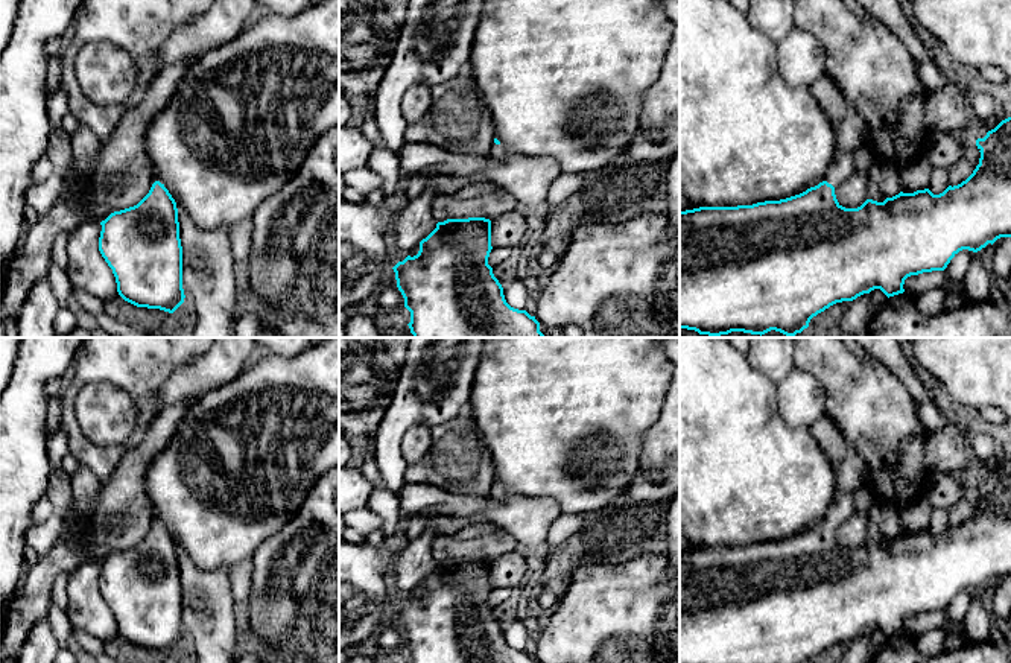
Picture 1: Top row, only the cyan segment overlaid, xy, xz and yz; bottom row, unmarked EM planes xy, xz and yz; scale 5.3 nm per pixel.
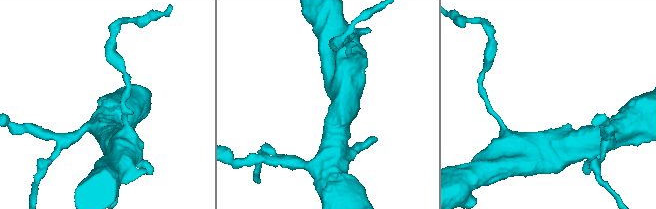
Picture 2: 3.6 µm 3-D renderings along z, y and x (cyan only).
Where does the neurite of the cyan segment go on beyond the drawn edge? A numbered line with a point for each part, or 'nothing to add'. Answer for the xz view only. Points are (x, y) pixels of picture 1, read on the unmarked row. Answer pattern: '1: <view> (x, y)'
1: xz (497, 493)

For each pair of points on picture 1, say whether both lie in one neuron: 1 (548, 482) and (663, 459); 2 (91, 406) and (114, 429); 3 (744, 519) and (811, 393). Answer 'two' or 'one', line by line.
1: two
2: one
3: two

